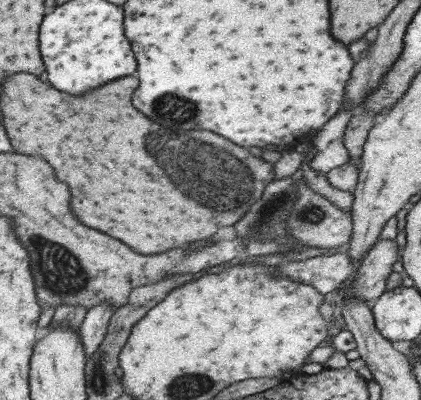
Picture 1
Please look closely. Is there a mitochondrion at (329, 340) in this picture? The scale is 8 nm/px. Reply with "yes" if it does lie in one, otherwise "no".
no

